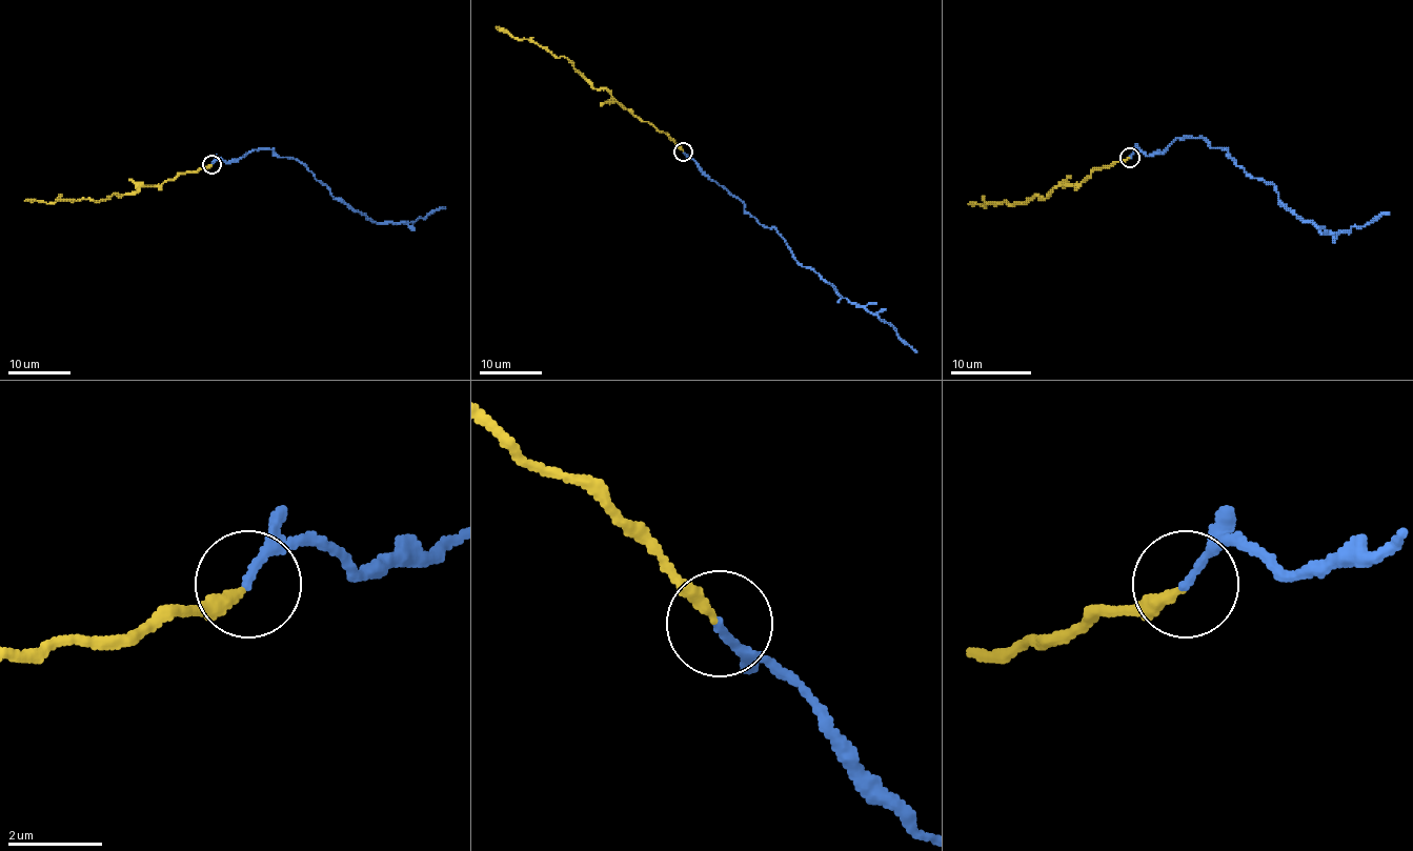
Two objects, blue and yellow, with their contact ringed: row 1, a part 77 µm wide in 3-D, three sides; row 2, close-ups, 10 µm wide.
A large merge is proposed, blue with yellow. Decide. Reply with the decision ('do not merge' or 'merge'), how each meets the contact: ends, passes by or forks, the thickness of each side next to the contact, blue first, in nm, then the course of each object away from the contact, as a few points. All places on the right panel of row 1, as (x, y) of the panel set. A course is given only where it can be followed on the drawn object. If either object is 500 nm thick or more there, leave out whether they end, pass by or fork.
merge; blue ends there; yellow ends there; 170 nm thick on the blue side, 240 nm on the other; blue runs (1129, 158), (1204, 138), (1323, 232), (1389, 213); yellow runs (1129, 158), (1096, 167), (1081, 184), (1058, 184), (1049, 196), (1032, 196), (1025, 202), (1008, 204), (968, 204)

